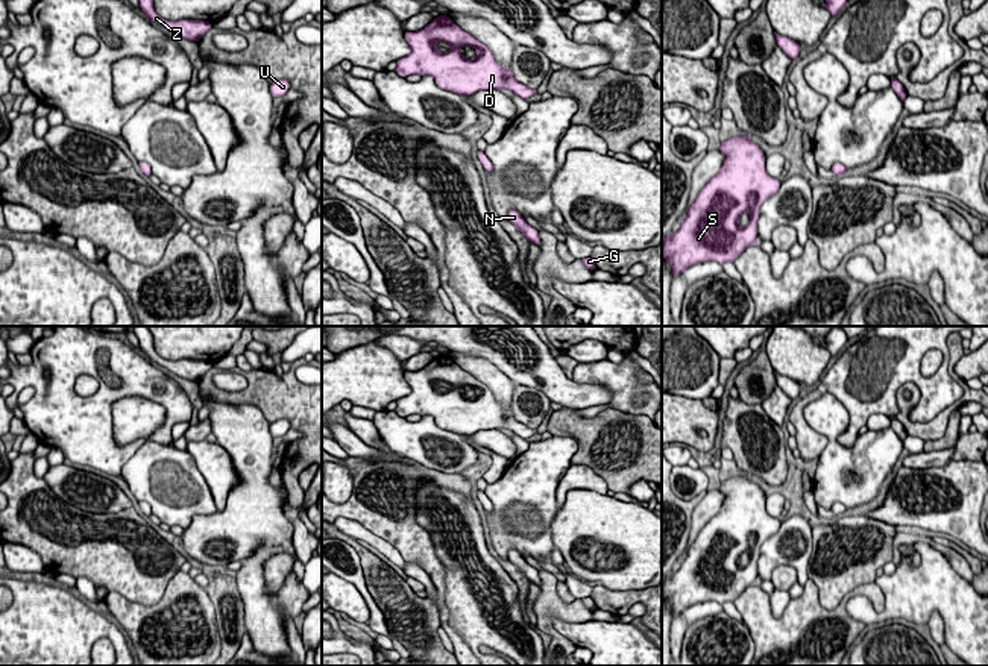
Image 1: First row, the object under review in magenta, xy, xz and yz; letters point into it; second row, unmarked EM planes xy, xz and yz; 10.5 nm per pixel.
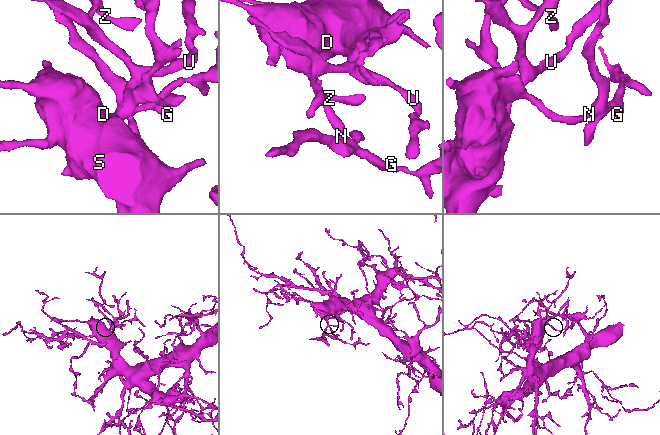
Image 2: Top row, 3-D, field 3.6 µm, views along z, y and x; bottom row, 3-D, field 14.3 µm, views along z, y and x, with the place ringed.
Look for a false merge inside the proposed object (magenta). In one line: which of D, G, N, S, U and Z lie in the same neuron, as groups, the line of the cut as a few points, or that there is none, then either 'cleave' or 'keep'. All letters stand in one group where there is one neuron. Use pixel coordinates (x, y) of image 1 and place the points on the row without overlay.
D G N S U Z; no cut; keep

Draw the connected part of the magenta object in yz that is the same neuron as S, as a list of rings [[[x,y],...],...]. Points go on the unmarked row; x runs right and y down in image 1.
[[[747,475],[721,482],[719,492],[725,496],[721,510],[701,528],[680,569],[665,576],[662,596],[669,602],[674,616],[697,602],[735,602],[748,586],[757,583],[760,546],[780,528],[780,519],[766,513],[762,489]]]

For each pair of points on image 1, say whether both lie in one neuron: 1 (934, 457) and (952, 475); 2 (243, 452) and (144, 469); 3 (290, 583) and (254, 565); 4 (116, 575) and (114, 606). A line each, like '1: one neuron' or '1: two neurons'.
1: two neurons
2: two neurons
3: one neuron
4: two neurons

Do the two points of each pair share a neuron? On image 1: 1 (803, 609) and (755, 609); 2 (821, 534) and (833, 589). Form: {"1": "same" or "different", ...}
{"1": "same", "2": "same"}

